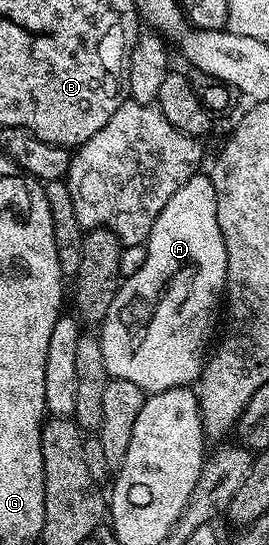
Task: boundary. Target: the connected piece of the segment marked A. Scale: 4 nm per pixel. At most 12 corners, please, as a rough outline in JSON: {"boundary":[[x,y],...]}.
{"boundary":[[197,172],[98,327],[109,379],[199,379],[228,267]]}

